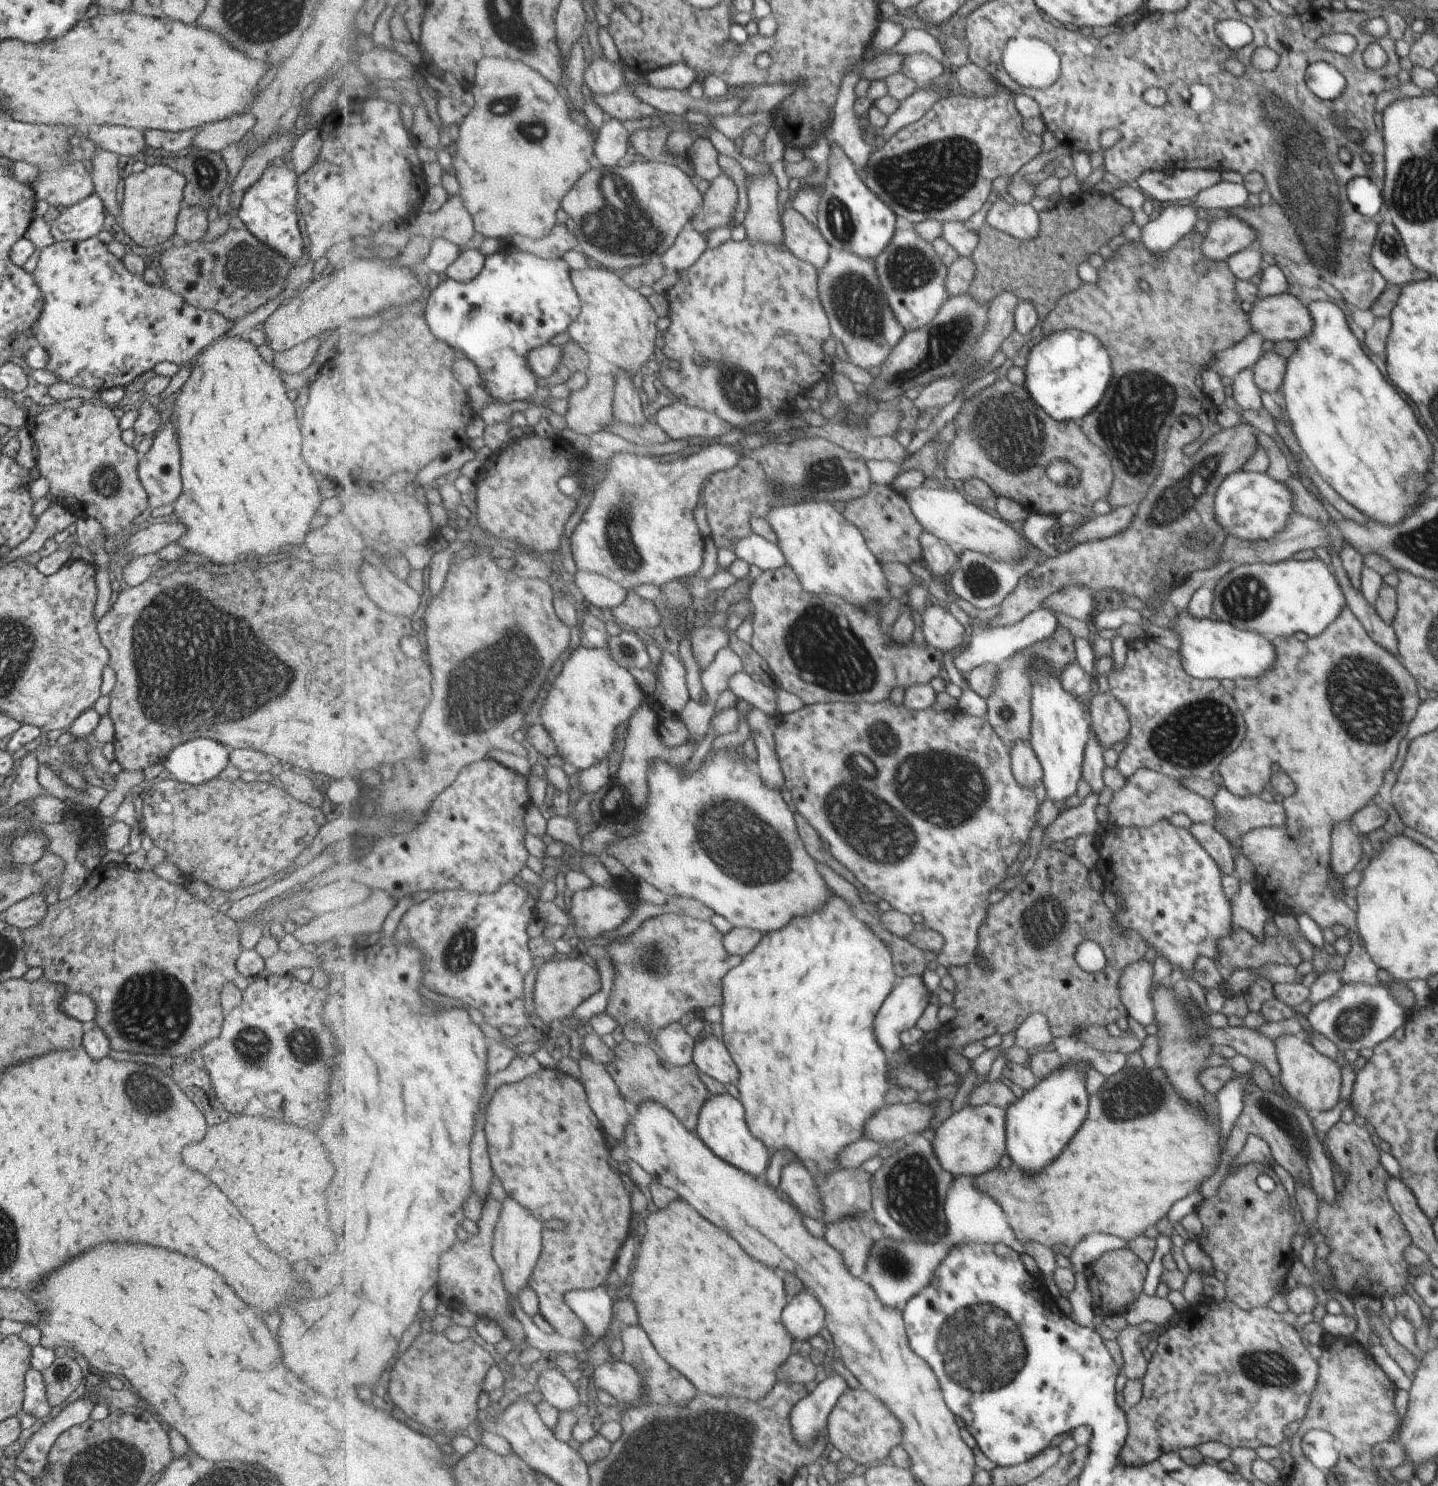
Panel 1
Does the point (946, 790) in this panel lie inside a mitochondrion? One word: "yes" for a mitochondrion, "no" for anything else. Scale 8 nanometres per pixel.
yes

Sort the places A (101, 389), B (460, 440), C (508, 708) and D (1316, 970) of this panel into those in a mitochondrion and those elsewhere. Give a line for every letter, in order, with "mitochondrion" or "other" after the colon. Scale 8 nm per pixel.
A: other
B: other
C: mitochondrion
D: other

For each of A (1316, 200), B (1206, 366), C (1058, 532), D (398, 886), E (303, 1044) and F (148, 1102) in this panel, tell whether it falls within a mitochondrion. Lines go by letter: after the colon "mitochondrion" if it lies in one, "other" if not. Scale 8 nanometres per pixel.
A: mitochondrion
B: other
C: other
D: other
E: mitochondrion
F: mitochondrion

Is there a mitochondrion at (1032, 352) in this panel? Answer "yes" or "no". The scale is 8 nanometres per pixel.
no

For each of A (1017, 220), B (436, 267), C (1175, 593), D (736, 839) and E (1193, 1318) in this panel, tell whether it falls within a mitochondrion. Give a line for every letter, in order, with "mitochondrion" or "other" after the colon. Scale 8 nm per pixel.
A: other
B: other
C: other
D: mitochondrion
E: other

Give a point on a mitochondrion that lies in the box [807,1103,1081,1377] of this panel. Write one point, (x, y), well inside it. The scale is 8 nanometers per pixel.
(909, 1192)

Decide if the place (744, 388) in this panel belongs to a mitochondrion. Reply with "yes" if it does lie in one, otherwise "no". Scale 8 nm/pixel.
yes

